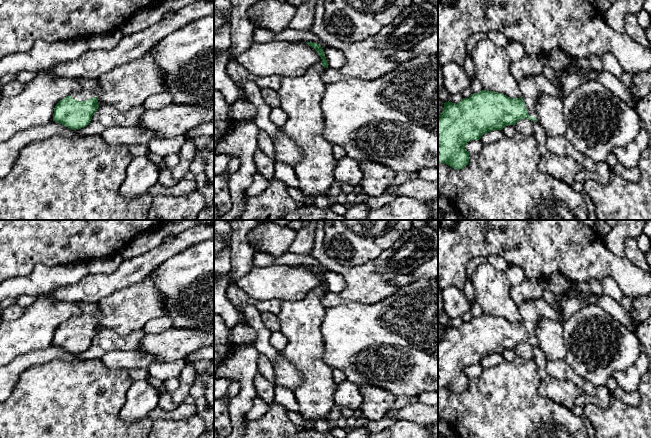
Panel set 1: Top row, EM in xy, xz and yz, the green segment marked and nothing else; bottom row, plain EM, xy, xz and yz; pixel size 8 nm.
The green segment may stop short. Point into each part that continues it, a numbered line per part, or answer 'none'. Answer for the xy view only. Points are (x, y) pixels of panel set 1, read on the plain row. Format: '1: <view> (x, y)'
1: xy (89, 311)

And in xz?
1: xz (300, 321)

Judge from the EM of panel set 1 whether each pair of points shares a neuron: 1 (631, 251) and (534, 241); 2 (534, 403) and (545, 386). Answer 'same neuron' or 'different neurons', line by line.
1: different neurons
2: different neurons

